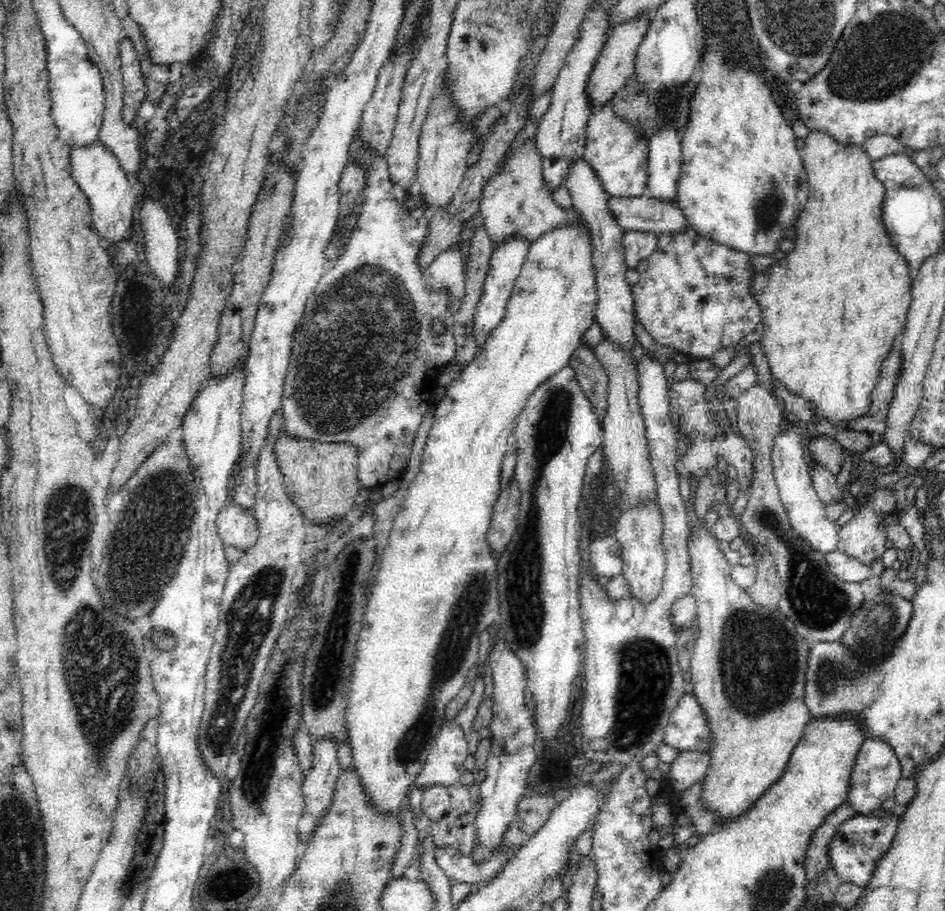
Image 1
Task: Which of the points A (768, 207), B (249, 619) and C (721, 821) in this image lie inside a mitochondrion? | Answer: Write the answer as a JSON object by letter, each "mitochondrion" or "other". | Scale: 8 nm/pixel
{"A":"mitochondrion","B":"mitochondrion","C":"other"}

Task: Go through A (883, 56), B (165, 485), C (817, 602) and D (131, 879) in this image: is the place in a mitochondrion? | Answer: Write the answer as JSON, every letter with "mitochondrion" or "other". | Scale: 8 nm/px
{"A":"mitochondrion","B":"mitochondrion","C":"mitochondrion","D":"other"}

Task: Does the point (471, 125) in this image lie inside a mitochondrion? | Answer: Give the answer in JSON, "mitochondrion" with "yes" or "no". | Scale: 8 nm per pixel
{"mitochondrion":"no"}

